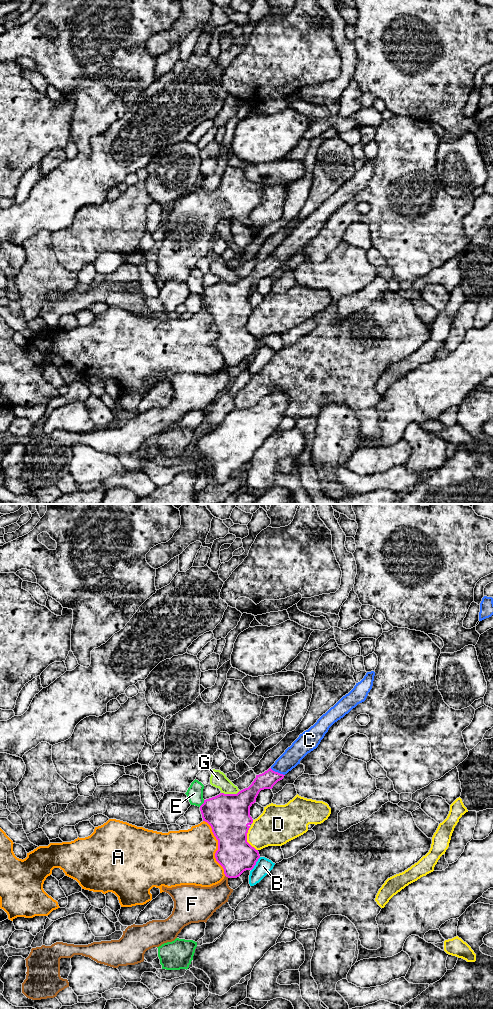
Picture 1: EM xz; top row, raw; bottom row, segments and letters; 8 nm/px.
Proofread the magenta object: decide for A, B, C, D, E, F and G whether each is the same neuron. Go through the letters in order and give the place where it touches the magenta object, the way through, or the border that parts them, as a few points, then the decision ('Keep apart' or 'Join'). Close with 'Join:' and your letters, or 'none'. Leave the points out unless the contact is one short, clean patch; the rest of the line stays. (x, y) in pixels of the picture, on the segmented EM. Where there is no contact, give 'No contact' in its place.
A: Touches magenta at xz (218, 847). Keep apart
B: Touches magenta at xz (255, 864). Keep apart
C: Touches magenta at xz (277, 772). Path across: xz (266, 780), (277, 772), (292, 756). Join
D: Touches magenta at xz (246, 839). Keep apart
E: Touches magenta at xz (203, 803). Keep apart
F: Touches magenta at xz (227, 876). Keep apart
G: Touches magenta at xz (230, 794). Boundary: xz (239, 790), (236, 793), (221, 793). Keep apart
Join: C

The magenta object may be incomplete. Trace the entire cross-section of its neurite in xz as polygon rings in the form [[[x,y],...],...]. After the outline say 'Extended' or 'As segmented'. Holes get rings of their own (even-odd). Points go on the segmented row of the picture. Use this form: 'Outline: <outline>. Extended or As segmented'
Outline: [[[374,671],[367,672],[364,678],[356,683],[348,694],[343,696],[333,707],[323,714],[313,726],[300,734],[267,771],[256,775],[256,778],[248,788],[239,791],[237,794],[220,793],[215,797],[204,800],[204,803],[200,806],[200,811],[203,821],[211,826],[212,832],[218,840],[218,850],[215,853],[215,858],[223,867],[226,877],[237,878],[244,871],[252,870],[260,858],[258,850],[247,842],[249,825],[253,823],[253,819],[250,816],[250,807],[256,802],[259,792],[264,789],[272,789],[289,771],[300,764],[300,761],[308,753],[318,747],[329,728],[335,722],[366,700],[373,686],[374,676]]]. Extended

